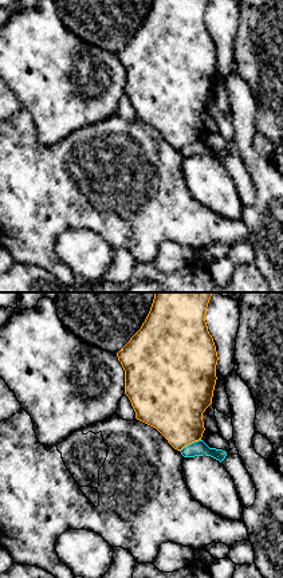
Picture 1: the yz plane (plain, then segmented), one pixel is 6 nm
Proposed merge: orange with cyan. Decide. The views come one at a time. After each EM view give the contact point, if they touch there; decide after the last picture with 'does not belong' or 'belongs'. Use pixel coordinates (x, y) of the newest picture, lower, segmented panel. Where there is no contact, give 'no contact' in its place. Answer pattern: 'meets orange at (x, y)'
meets orange at (189, 443)

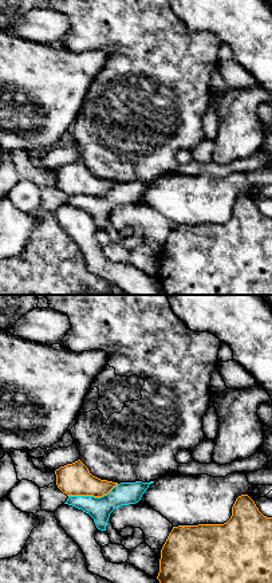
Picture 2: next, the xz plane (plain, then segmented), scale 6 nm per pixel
meets orange at (93, 495)

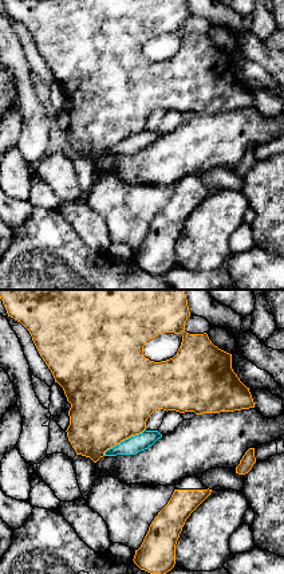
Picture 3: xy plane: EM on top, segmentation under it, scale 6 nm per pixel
meets orange at (123, 439)

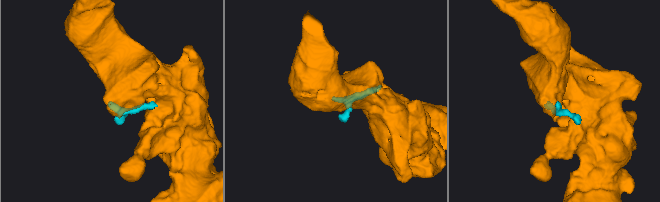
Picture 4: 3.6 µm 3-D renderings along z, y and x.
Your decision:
does not belong

